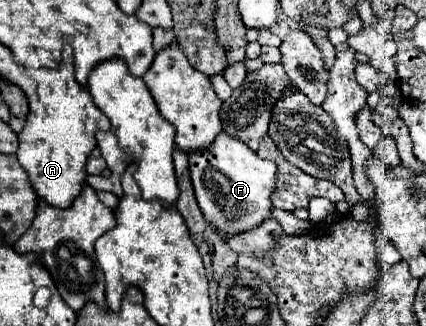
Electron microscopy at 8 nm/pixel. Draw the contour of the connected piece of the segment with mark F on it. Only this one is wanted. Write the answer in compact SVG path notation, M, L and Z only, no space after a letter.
M221 133L215 139L215 145L211 145L211 153L189 155L189 171L201 213L221 239L251 231L271 217L271 195L277 187L277 165L273 161L259 159L255 151L243 145L243 141L235 141L235 137Z

